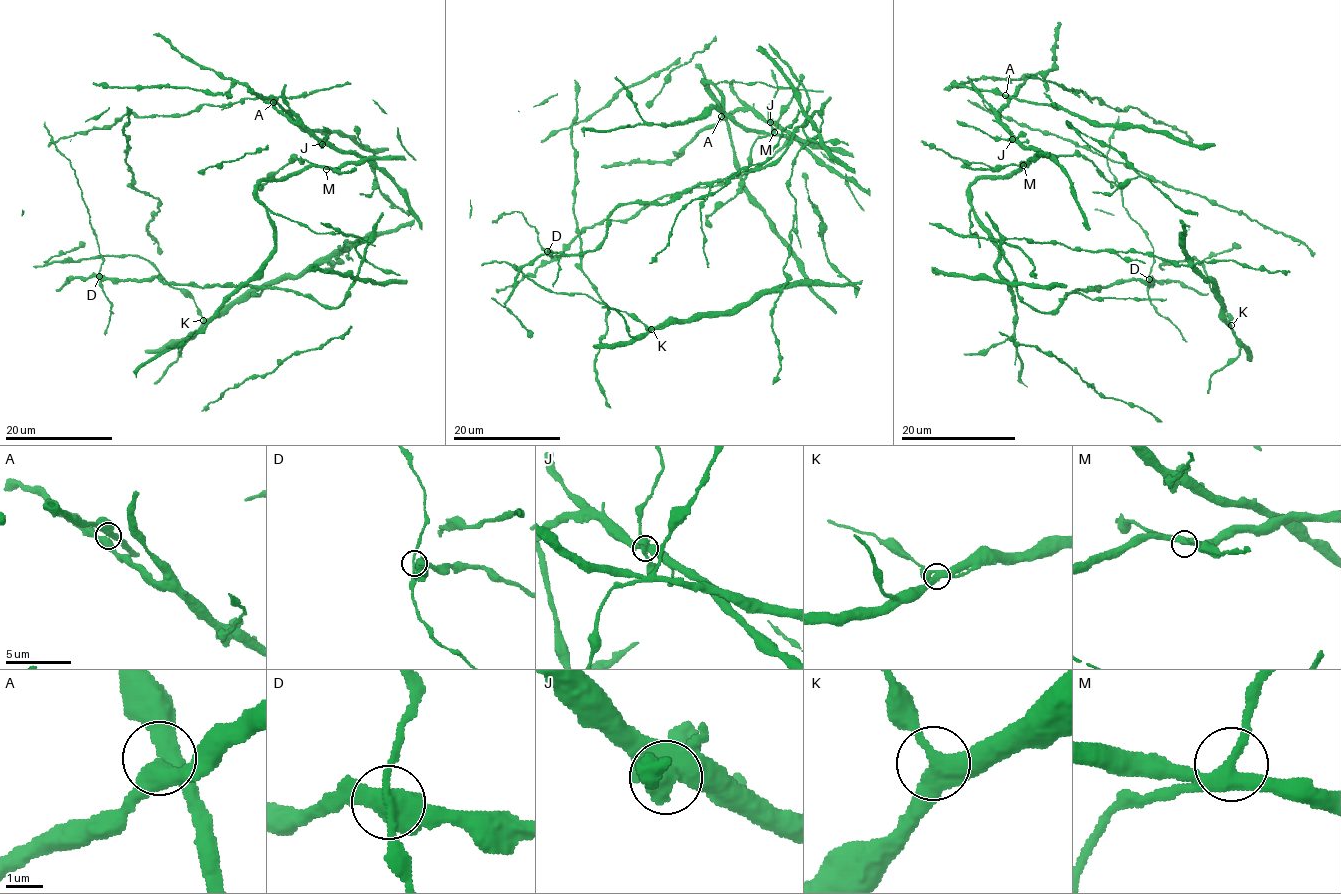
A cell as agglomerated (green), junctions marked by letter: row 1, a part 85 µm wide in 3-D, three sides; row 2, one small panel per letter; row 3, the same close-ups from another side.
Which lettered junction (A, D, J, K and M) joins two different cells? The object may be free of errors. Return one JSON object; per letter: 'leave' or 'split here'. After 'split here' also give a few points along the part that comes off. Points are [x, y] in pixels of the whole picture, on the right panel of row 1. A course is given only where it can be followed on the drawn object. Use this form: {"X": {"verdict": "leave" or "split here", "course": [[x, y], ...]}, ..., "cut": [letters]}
{"A": {"verdict": "leave"}, "D": {"verdict": "split here", "course": [[1148, 280], [1153, 264], [1151, 243], [1147, 233], [1123, 205], [1121, 185], [1107, 160], [1118, 115]]}, "J": {"verdict": "leave"}, "K": {"verdict": "leave"}, "M": {"verdict": "leave"}, "cut": ["D"]}

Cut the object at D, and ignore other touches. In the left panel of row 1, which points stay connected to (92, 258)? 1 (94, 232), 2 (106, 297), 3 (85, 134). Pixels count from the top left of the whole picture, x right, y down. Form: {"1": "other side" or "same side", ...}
{"1": "other side", "2": "other side", "3": "same side"}

